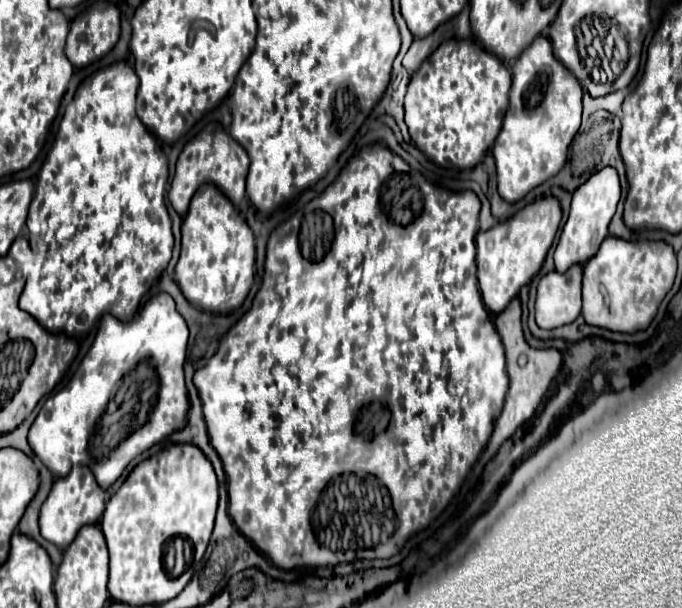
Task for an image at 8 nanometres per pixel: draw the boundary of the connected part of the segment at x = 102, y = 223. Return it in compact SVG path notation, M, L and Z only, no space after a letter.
M124 61L114 63L114 65L98 71L96 75L86 79L84 83L80 83L72 103L64 111L56 141L54 141L54 145L52 145L52 149L50 149L50 153L48 153L48 157L46 157L46 161L44 161L40 173L38 173L36 193L34 193L32 203L30 203L30 213L28 213L26 220L26 227L30 233L20 235L29 242L32 257L34 257L28 269L32 273L28 275L26 287L24 287L22 297L20 297L20 309L30 313L50 333L66 333L70 337L88 333L92 329L92 325L104 313L110 313L120 321L130 321L134 317L138 305L140 305L142 295L162 275L162 271L168 267L168 263L172 259L174 235L172 235L172 221L168 217L166 203L164 203L168 183L168 159L164 155L164 151L160 149L158 141L154 139L154 135L150 135L150 131L146 131L146 127L142 127L142 121L136 115L136 109L134 109L136 91L138 91L138 75L134 73L134 67L130 67Z

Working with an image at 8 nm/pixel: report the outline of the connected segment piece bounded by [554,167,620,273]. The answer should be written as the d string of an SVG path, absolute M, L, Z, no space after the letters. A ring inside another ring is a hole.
M604 167L602 171L594 173L582 187L574 191L570 217L562 229L560 243L554 251L558 273L566 273L572 265L584 265L588 259L592 259L598 253L600 243L608 235L608 223L616 213L618 201L620 201L620 183L618 183L618 173L612 167Z

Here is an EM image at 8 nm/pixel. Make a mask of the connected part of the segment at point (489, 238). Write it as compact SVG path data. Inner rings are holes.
M556 197L536 199L534 203L520 209L512 219L494 225L488 231L476 235L476 263L478 263L478 283L482 301L490 313L500 313L518 295L518 291L532 281L540 271L548 249L556 237L562 221L560 203Z

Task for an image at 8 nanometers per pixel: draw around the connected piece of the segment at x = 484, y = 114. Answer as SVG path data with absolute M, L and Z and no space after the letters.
M460 39L444 41L410 79L404 107L414 145L442 167L476 167L500 133L510 81L510 71L480 45Z

